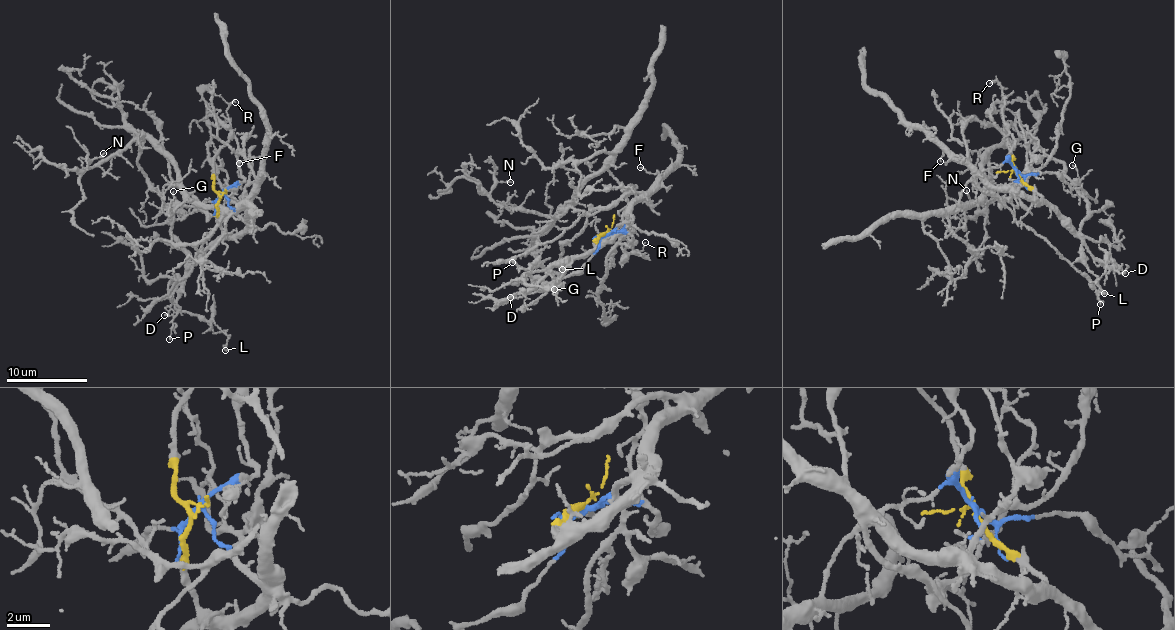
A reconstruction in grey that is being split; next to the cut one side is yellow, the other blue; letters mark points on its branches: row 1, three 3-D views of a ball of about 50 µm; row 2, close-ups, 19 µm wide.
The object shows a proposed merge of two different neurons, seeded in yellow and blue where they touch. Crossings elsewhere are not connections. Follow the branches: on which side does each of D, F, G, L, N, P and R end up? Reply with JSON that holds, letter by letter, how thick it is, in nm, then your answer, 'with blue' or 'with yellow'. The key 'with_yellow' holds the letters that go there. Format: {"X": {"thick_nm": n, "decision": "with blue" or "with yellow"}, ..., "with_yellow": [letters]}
{"D": {"thick_nm": 110, "decision": "with yellow"}, "F": {"thick_nm": 120, "decision": "with yellow"}, "G": {"thick_nm": 80, "decision": "with blue"}, "L": {"thick_nm": 130, "decision": "with yellow"}, "N": {"thick_nm": 140, "decision": "with blue"}, "P": {"thick_nm": 90, "decision": "with yellow"}, "R": {"thick_nm": 70, "decision": "with blue"}, "with_yellow": ["D", "F", "L", "P"]}

